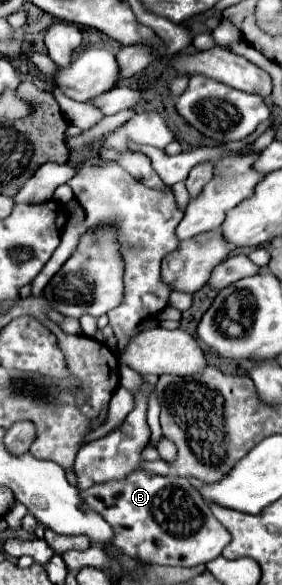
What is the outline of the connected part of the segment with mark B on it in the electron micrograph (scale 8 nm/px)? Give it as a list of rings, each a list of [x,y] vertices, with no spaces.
[[[135,471],[123,481],[93,485],[81,493],[87,505],[101,513],[115,529],[113,545],[129,557],[139,557],[155,565],[195,567],[219,557],[231,543],[229,531],[215,521],[199,491],[183,477],[159,477]]]

